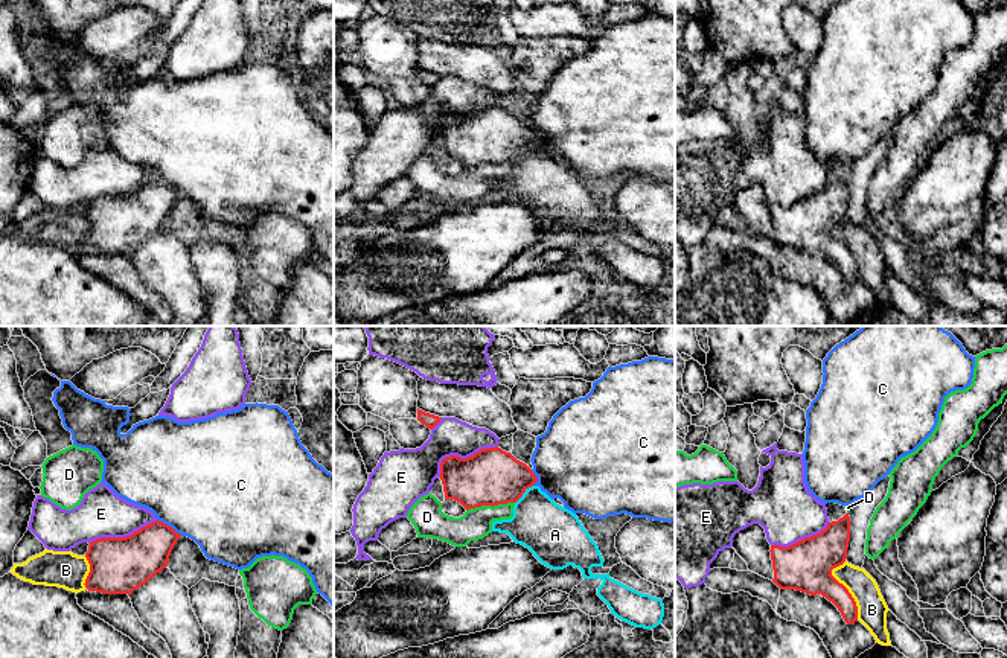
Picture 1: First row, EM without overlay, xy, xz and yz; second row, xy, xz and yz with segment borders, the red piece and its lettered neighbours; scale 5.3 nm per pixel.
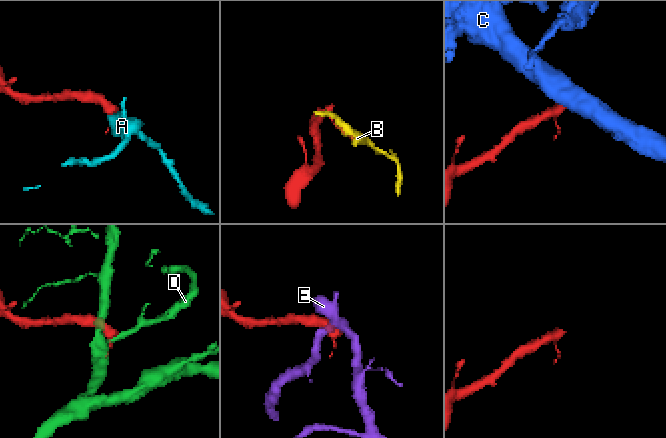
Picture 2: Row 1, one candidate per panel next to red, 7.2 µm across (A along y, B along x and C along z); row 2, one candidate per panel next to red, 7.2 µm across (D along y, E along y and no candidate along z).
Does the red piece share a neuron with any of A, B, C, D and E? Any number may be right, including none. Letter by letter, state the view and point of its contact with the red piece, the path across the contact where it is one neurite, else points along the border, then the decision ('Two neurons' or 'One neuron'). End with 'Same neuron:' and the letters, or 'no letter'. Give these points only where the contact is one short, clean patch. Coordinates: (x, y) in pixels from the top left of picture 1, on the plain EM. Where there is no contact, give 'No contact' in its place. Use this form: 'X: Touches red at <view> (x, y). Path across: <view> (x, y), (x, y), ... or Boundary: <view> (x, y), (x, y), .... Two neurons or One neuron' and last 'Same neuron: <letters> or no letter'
A: Touches red at xz (523, 151). Path across: xz (491, 136), (511, 139), (523, 151), (537, 177), (549, 189). One neuron
B: Touches red at yz (846, 247). Two neurons
C: Touches red at xy (168, 185). Two neurons
D: Touches red at xz (489, 163). Two neurons
E: Touches red at xz (459, 116). Two neurons
Same neuron: A

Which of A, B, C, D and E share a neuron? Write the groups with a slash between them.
A / B / C / D / E

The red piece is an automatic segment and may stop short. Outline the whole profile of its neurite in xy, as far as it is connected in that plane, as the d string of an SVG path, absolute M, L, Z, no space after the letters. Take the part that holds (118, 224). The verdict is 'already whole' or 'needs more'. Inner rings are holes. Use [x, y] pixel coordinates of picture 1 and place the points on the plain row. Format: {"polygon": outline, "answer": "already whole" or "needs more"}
{"polygon": "M154 180L125 196L101 196L88 204L85 247L102 253L131 253L168 225L181 193Z", "answer": "already whole"}

